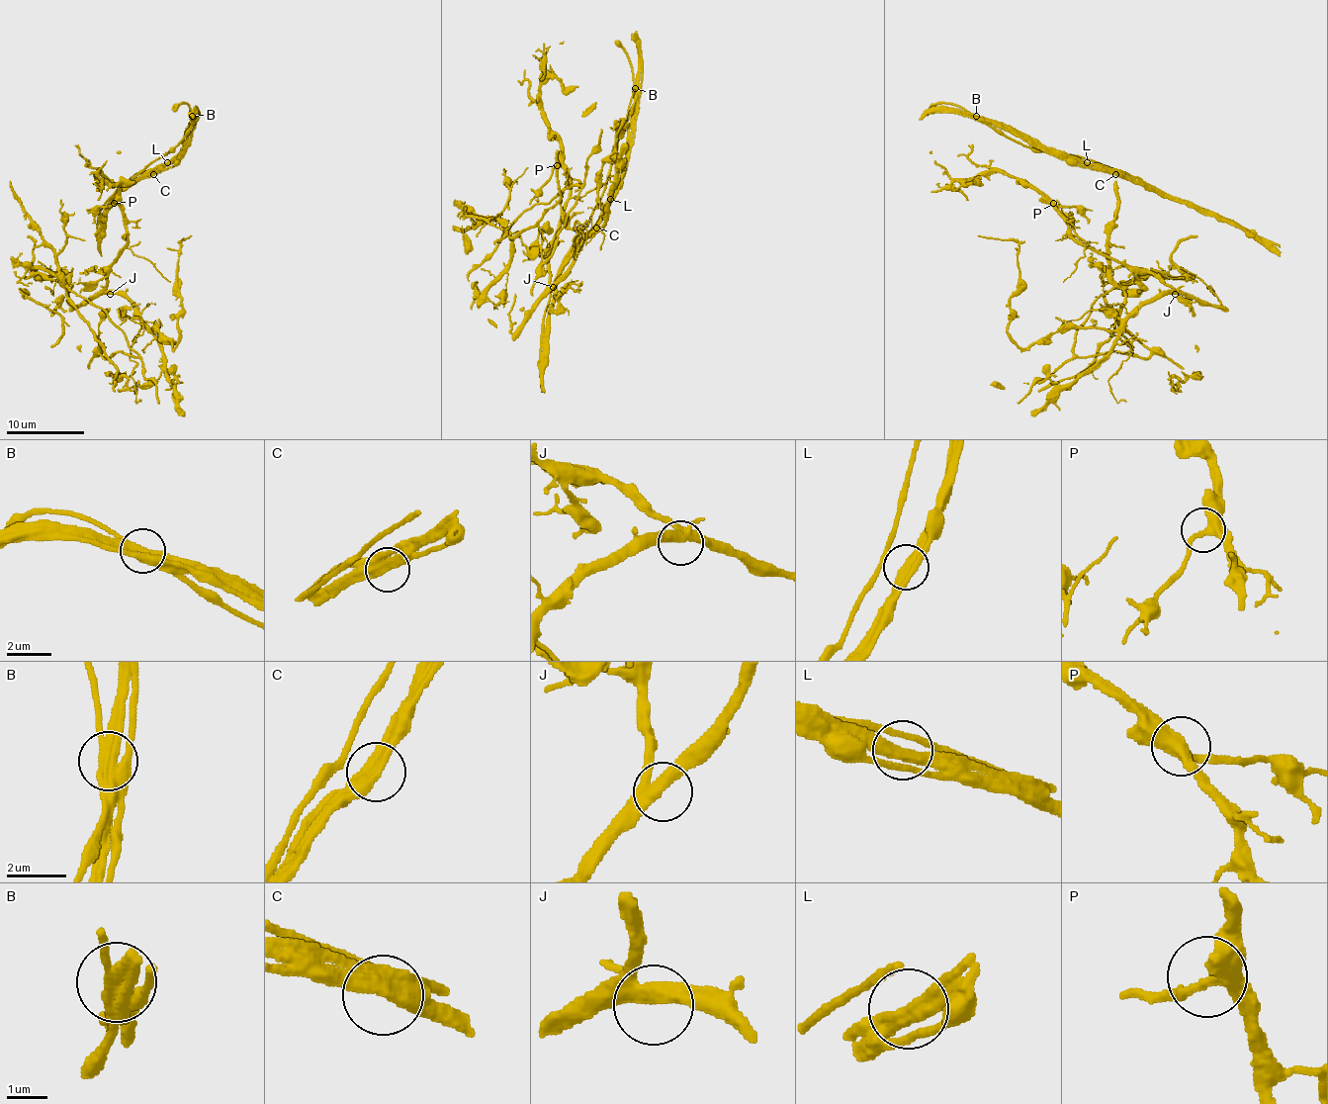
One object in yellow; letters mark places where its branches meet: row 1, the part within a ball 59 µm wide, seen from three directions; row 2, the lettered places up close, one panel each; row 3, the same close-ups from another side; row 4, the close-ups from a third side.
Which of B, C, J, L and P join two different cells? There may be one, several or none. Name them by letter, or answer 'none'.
B, C, L

